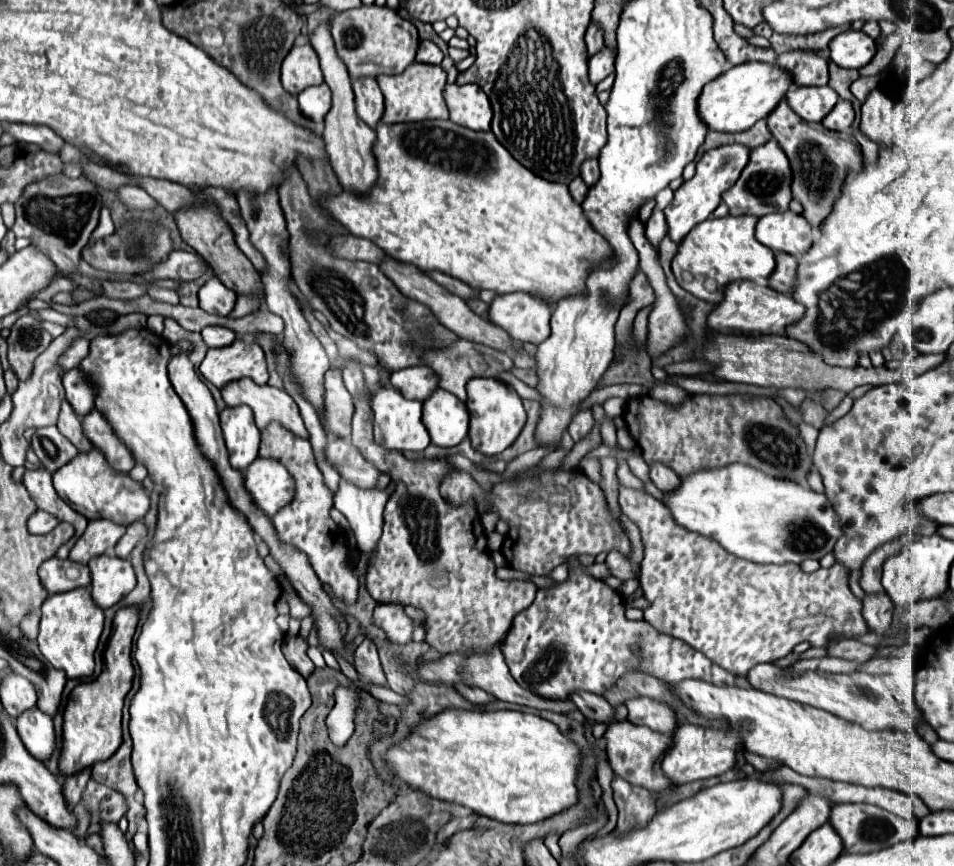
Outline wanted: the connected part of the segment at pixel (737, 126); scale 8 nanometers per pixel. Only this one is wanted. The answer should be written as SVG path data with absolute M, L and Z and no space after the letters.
M746 62L722 72L716 80L704 86L698 98L700 120L714 132L744 132L750 130L760 118L766 118L776 104L784 98L792 80L786 72L774 64L764 62Z

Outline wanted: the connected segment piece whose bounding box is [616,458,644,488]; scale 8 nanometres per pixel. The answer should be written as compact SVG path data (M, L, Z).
M616 458L616 462L618 462L618 480L620 480L624 486L630 486L630 488L644 488L644 486L642 486L642 480L638 480L638 478L630 472L626 460Z

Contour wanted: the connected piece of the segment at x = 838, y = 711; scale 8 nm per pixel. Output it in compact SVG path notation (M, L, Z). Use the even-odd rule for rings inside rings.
M758 664L748 672L748 682L752 688L762 692L784 696L788 700L796 700L800 704L808 704L814 708L822 708L826 712L834 712L834 716L842 716L844 720L858 722L866 730L916 730L918 720L922 718L920 712L906 714L902 702L890 690L886 676L866 674L866 672L852 672L852 674L832 674L832 672L806 672L806 674L792 674L790 668L780 668L776 664Z

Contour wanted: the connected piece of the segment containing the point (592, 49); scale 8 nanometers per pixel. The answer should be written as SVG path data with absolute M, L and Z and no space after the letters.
M596 24L588 26L586 32L586 46L588 46L588 56L598 54L598 50L604 48L604 40L602 40L602 30Z

